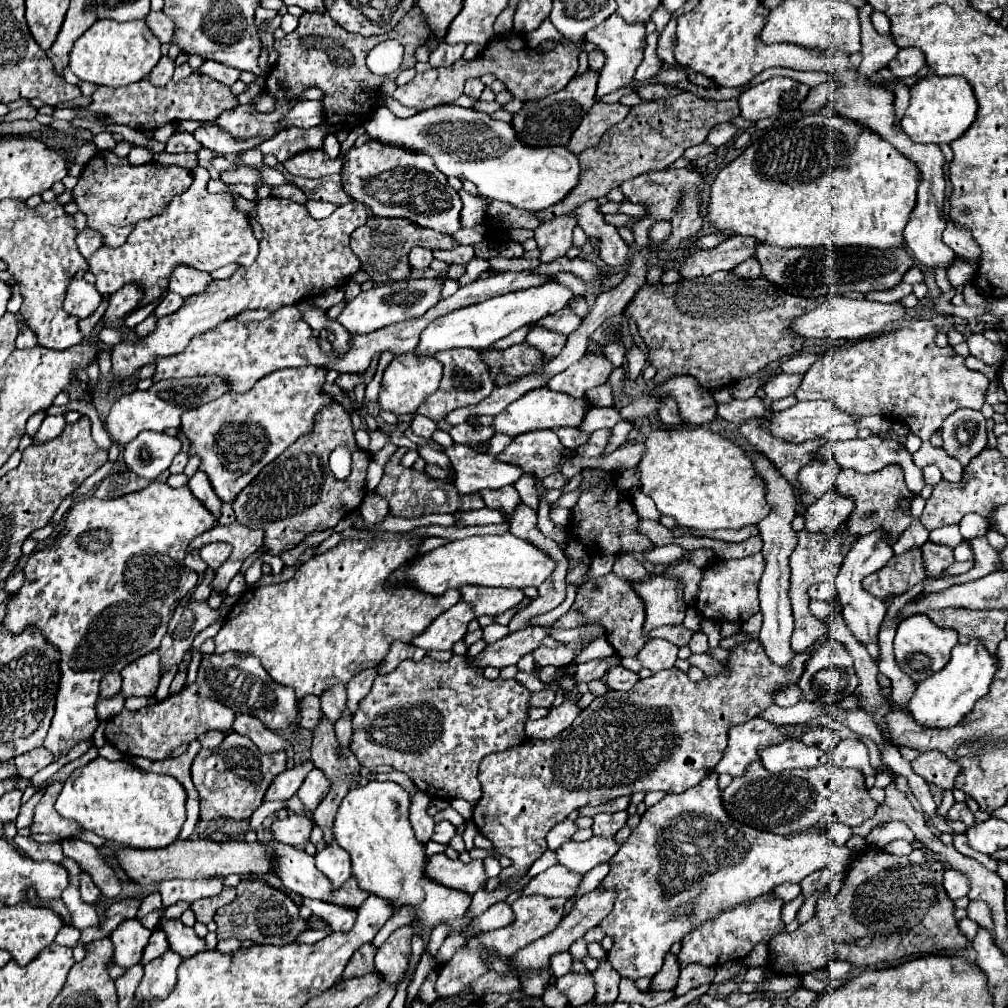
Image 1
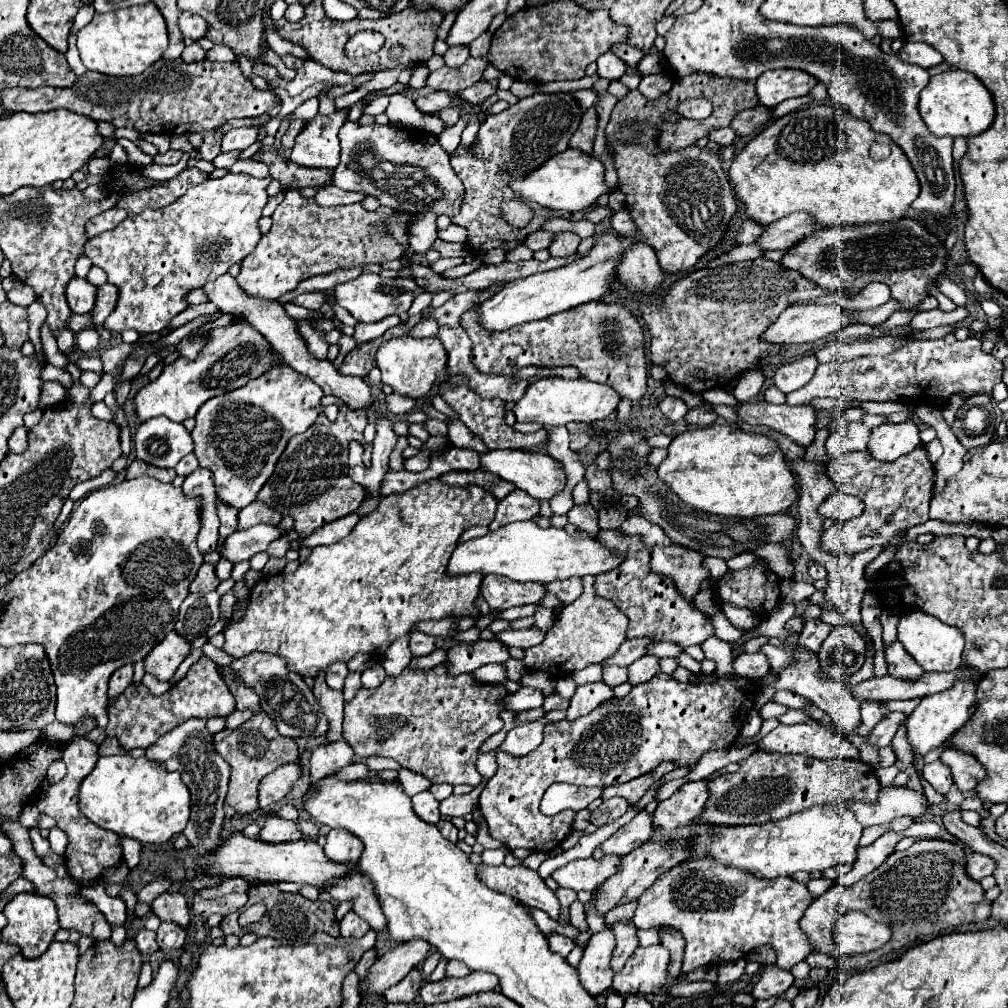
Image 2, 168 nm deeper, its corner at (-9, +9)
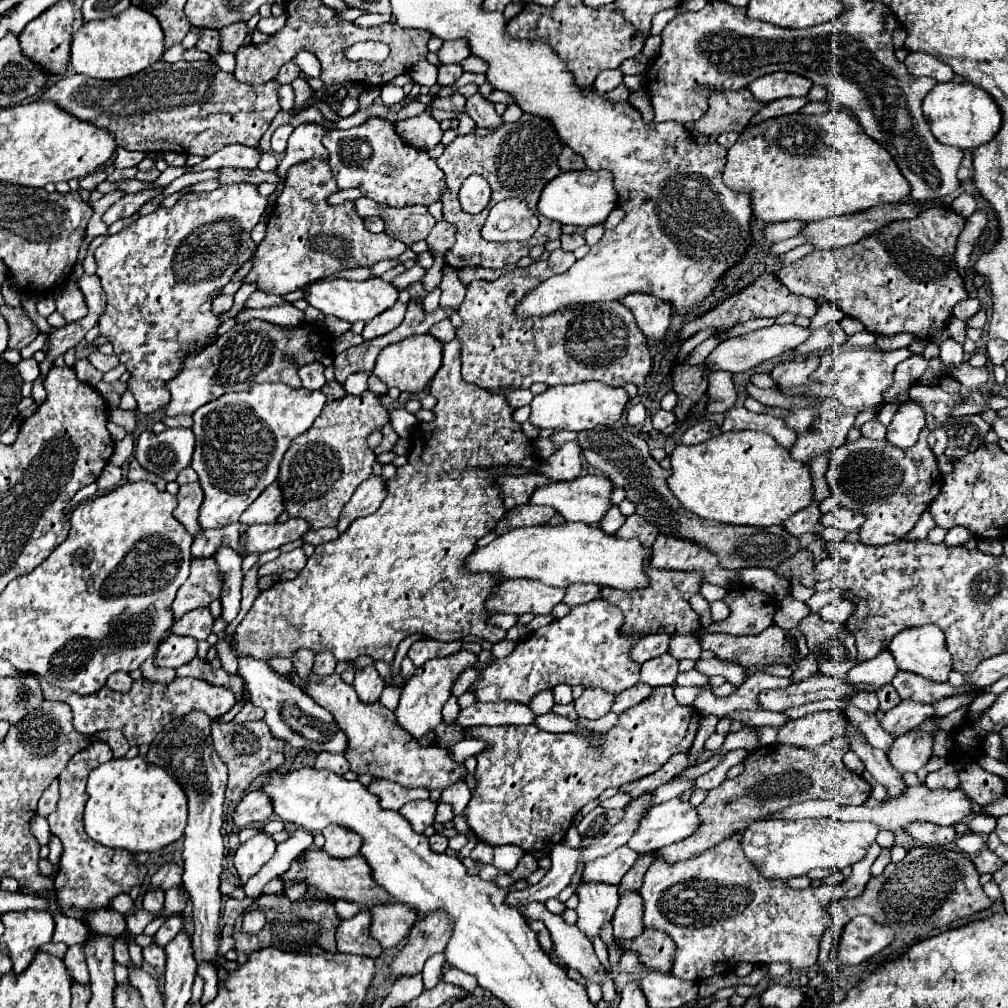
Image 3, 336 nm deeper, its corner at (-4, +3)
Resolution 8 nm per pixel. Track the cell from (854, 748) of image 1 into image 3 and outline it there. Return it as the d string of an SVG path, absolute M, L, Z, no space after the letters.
M900 702L896 708L884 712L880 716L880 726L896 736L906 734L908 730L912 730L914 726L918 726L922 720L934 716L934 708L930 704L918 704L918 702Z

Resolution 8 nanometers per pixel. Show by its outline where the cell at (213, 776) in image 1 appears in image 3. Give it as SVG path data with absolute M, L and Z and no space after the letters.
M264 720L256 722L228 722L228 724L218 724L212 722L212 740L214 740L214 750L222 758L222 762L228 766L228 788L226 788L226 800L228 802L238 802L242 796L248 792L252 782L266 772L278 770L284 764L284 742L276 740L270 734L270 728L266 726Z

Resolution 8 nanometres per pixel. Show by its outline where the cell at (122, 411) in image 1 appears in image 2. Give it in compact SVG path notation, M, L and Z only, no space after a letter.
M245 320L215 328L209 332L199 358L191 362L181 356L175 362L165 364L161 376L139 390L139 394L135 396L137 416L141 422L157 416L165 416L173 422L193 418L209 398L241 388L249 380L259 378L261 374L271 370L275 366L275 360L271 360L271 352L271 344L267 344L263 334L255 332L255 328L251 328L251 324L247 324Z

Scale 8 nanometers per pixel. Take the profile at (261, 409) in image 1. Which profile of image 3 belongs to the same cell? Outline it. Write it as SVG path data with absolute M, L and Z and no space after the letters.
M256 384L248 392L230 392L222 398L202 406L202 410L194 412L192 432L196 436L196 450L192 456L192 468L198 472L204 502L200 510L200 526L208 528L224 528L240 518L240 514L278 478L278 466L290 446L290 442L304 434L326 404L326 396L320 390L306 388L290 388L286 384Z

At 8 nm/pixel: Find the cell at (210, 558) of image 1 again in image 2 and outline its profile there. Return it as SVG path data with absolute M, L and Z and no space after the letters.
M257 524L247 530L237 530L223 542L223 556L231 562L249 560L257 552L265 552L273 540L279 540L285 532L273 524Z

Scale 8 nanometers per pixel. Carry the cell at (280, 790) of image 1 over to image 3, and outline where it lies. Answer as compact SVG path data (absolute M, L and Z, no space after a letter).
M262 788L250 790L234 808L236 826L246 826L252 822L266 822L272 816L270 796Z

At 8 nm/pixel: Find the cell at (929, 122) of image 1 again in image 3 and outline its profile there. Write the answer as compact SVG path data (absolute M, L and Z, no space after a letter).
M970 82L936 84L926 94L926 98L922 102L922 110L924 110L924 118L926 118L932 134L936 136L936 140L940 140L942 144L956 146L960 150L974 150L974 148L990 142L1002 124L1000 110L998 110L996 102L992 100L992 96L988 92L984 92L982 88L976 88Z

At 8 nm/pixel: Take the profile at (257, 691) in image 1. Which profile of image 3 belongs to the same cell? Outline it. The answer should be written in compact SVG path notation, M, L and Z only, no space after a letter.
M240 656L238 658L238 676L244 678L246 690L250 692L250 702L254 706L264 708L264 722L270 726L274 738L288 742L294 748L312 748L314 752L344 752L346 736L334 722L334 716L328 714L322 706L318 706L308 694L304 694L298 686L294 686L286 676L278 674L270 668L268 662Z

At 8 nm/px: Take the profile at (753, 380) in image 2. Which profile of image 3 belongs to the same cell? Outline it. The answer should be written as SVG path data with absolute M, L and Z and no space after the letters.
M718 370L708 376L708 412L728 412L736 402L732 374Z

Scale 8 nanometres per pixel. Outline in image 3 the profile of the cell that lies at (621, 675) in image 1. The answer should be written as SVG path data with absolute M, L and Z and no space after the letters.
M662 654L654 660L648 660L640 668L640 682L648 686L666 686L674 684L678 674L678 660L670 654Z

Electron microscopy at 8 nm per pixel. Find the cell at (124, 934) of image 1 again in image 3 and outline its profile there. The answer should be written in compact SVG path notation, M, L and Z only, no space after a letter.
M150 944L150 946L142 948L142 956L144 956L144 962L148 962L150 966L156 966L156 968L162 968L164 962L166 962L164 950L156 944Z

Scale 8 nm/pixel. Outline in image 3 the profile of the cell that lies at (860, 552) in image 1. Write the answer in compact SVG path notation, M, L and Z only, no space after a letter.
M898 670L892 686L898 690L902 700L912 700L912 702L924 702L930 704L934 700L940 700L944 696L952 696L952 694L960 694L960 692L974 692L976 688L954 688L948 684L938 684L934 680L928 678L920 678L918 674L912 672L902 672Z

